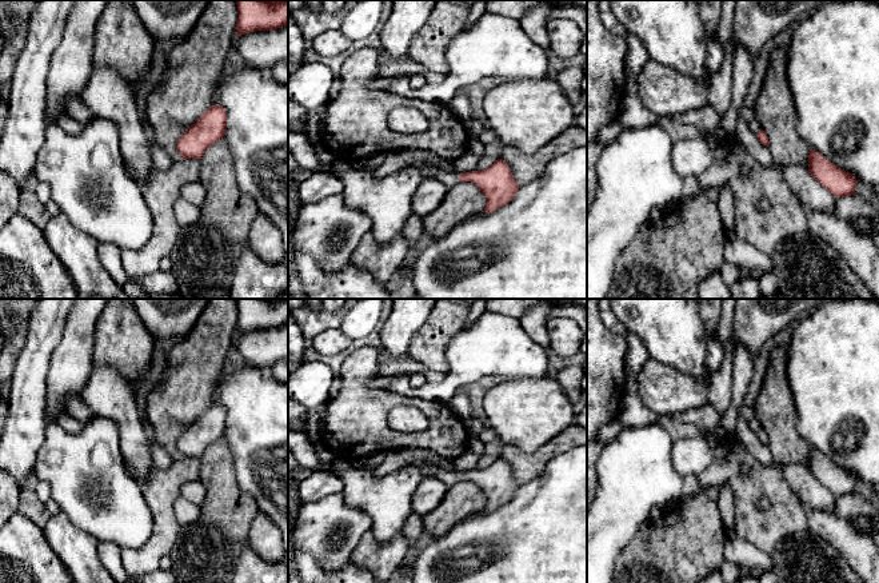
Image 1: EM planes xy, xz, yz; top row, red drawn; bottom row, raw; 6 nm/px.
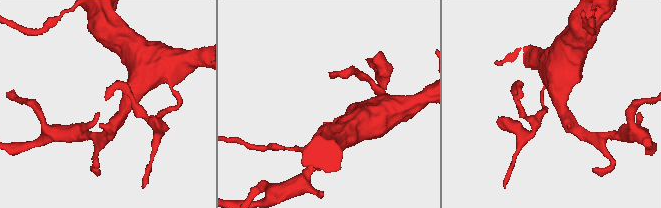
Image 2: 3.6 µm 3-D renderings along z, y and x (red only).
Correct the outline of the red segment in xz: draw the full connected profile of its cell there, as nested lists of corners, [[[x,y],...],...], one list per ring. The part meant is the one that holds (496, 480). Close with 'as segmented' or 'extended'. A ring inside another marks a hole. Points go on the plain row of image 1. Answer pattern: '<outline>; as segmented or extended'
[[[498,458],[491,466],[483,470],[466,472],[433,470],[424,463],[408,463],[416,466],[424,476],[435,476],[448,487],[458,482],[475,482],[484,492],[487,503],[483,511],[495,511],[498,507],[510,502],[516,494],[520,484],[515,480],[511,467],[503,458]]]; extended

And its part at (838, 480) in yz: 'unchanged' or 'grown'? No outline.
unchanged

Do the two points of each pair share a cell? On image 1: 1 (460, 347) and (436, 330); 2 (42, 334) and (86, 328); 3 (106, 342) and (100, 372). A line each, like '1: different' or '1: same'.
1: different
2: different
3: different

